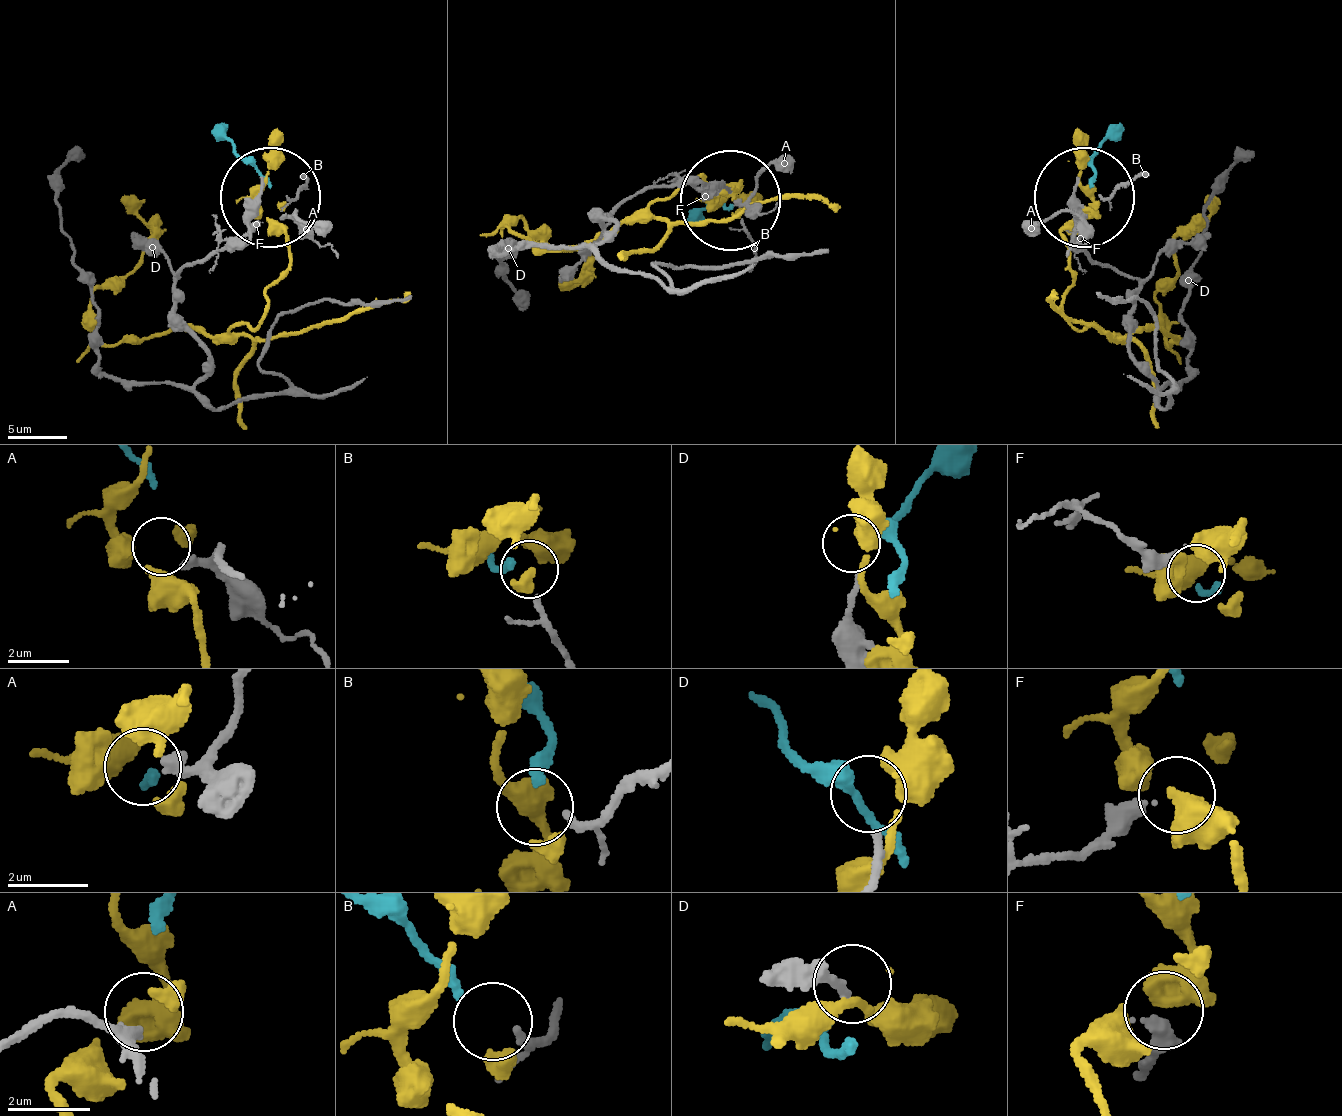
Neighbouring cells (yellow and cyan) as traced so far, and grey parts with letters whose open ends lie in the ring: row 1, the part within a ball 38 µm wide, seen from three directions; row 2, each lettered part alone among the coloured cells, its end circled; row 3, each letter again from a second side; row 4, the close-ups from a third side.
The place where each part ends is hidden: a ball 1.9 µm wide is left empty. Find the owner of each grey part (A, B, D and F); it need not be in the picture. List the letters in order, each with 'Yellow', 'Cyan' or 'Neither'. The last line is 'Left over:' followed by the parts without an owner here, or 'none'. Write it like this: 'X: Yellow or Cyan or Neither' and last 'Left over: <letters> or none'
A: Neither
B: Neither
D: Neither
F: Neither
Left over: A, B, D, F

